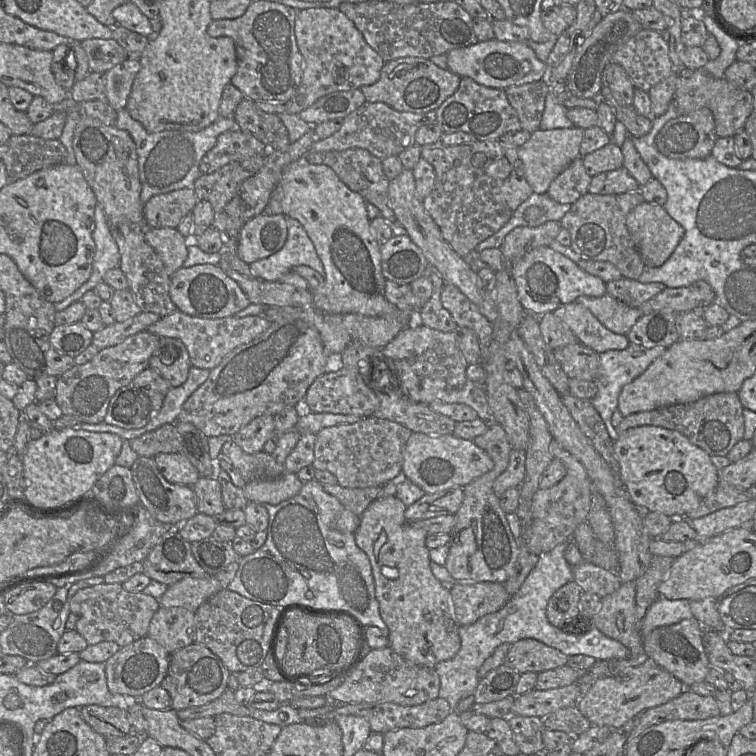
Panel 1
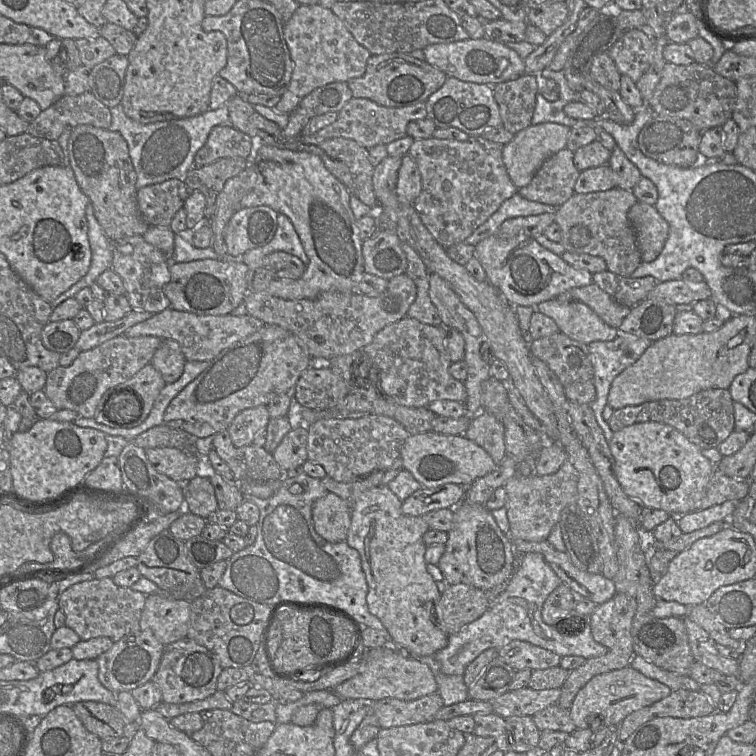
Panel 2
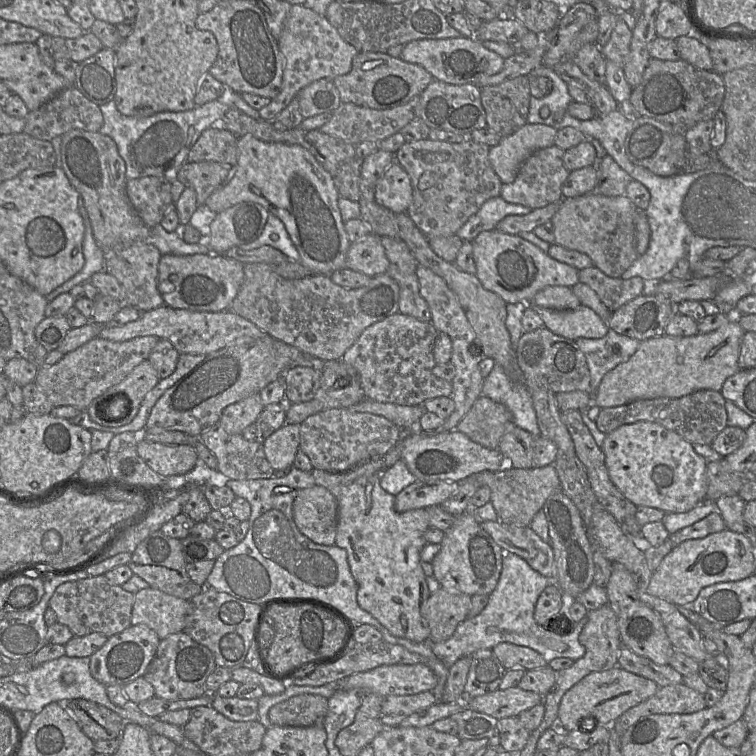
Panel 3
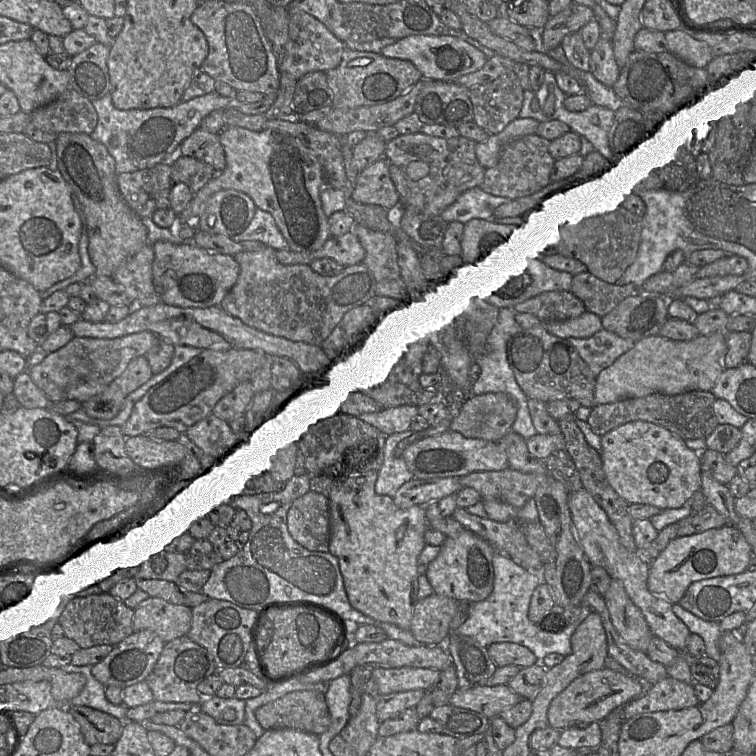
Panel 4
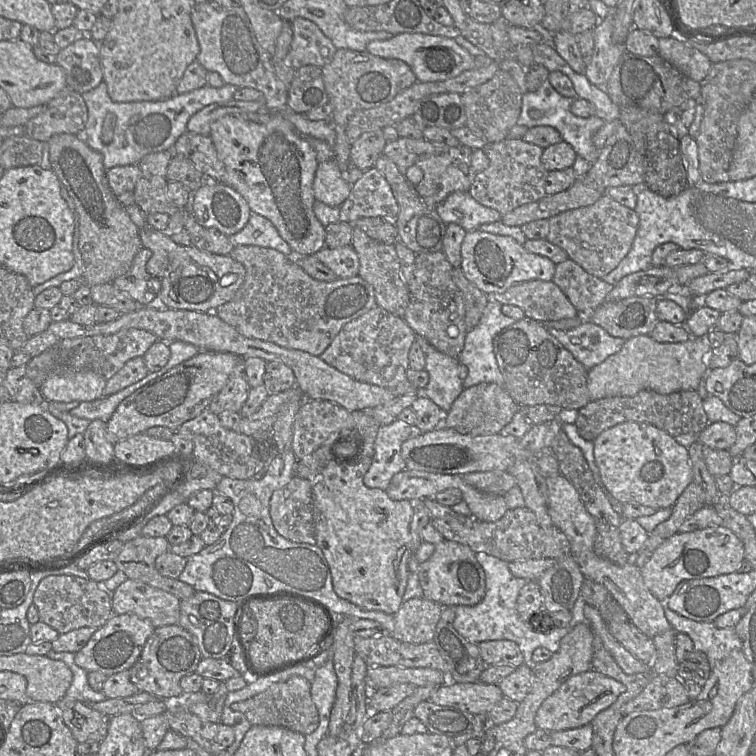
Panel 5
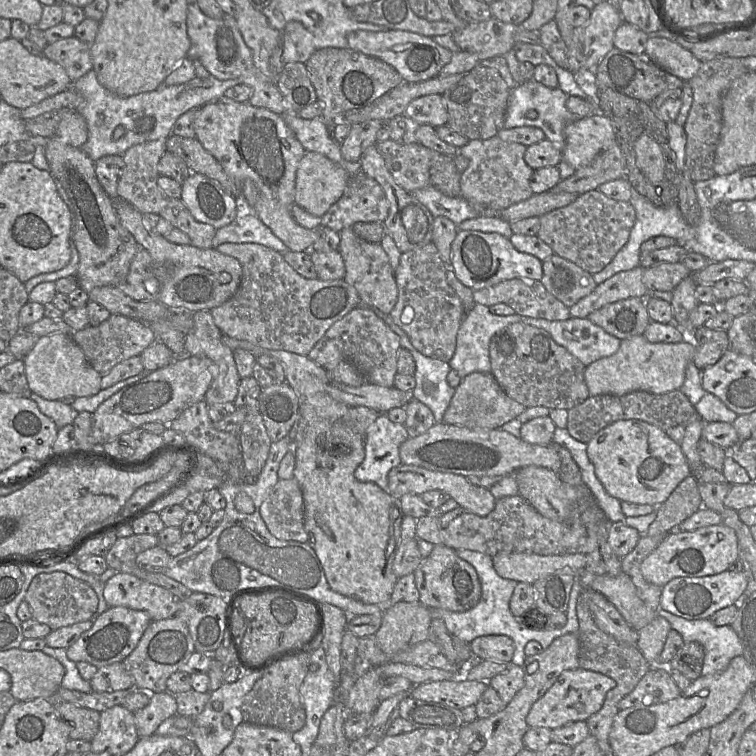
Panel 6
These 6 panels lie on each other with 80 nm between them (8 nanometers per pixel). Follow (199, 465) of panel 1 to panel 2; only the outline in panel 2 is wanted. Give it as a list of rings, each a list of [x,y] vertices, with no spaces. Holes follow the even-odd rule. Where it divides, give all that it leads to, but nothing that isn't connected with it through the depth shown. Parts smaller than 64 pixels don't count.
[[[161,424],[129,441],[145,450],[150,448],[176,448],[199,456],[196,440],[197,437],[188,432]]]

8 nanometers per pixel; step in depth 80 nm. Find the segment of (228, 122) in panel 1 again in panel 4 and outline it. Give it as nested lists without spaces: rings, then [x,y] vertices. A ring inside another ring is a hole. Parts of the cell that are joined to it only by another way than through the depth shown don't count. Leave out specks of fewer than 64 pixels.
[[[216,91],[189,101],[182,100],[178,105],[169,108],[119,110],[114,106],[110,93],[101,99],[91,102],[97,111],[98,122],[90,135],[94,140],[101,142],[107,147],[108,152],[115,159],[117,175],[151,169],[160,163],[172,165],[175,157],[178,155],[181,143],[199,128],[201,121],[207,115],[216,110],[236,109],[241,104],[237,99],[221,96]]]

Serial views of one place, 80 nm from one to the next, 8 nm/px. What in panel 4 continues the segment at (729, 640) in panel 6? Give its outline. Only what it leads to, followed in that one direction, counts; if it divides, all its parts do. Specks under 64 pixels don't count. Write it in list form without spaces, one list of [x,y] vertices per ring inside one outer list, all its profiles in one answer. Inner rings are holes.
[[[674,604],[673,612],[688,627],[691,634],[700,636],[705,643],[705,656],[719,662],[721,652],[719,642],[724,634],[719,623],[704,621],[679,604]]]

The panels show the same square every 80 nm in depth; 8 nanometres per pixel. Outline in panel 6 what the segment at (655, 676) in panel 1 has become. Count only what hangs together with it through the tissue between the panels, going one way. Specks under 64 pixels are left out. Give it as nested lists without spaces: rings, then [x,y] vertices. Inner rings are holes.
[[[577,668],[566,670],[531,707],[526,722],[529,728],[554,730],[565,725],[587,721],[603,706],[607,693],[616,686],[615,680],[597,672]]]

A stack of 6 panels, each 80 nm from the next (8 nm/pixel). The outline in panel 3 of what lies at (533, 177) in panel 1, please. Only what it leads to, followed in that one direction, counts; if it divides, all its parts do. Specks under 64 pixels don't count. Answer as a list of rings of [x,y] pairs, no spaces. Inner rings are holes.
[[[527,123],[491,147],[489,161],[502,183],[513,182],[522,163],[535,151],[554,146],[556,134],[554,127]]]

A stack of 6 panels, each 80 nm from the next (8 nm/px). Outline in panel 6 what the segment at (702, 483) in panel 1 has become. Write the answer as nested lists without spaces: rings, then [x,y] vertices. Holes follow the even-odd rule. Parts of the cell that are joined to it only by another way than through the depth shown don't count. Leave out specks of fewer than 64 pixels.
[[[618,420],[601,429],[587,443],[587,455],[606,492],[621,502],[657,507],[668,499],[682,480],[691,475],[691,469],[680,445],[670,439],[659,427],[642,420]]]

